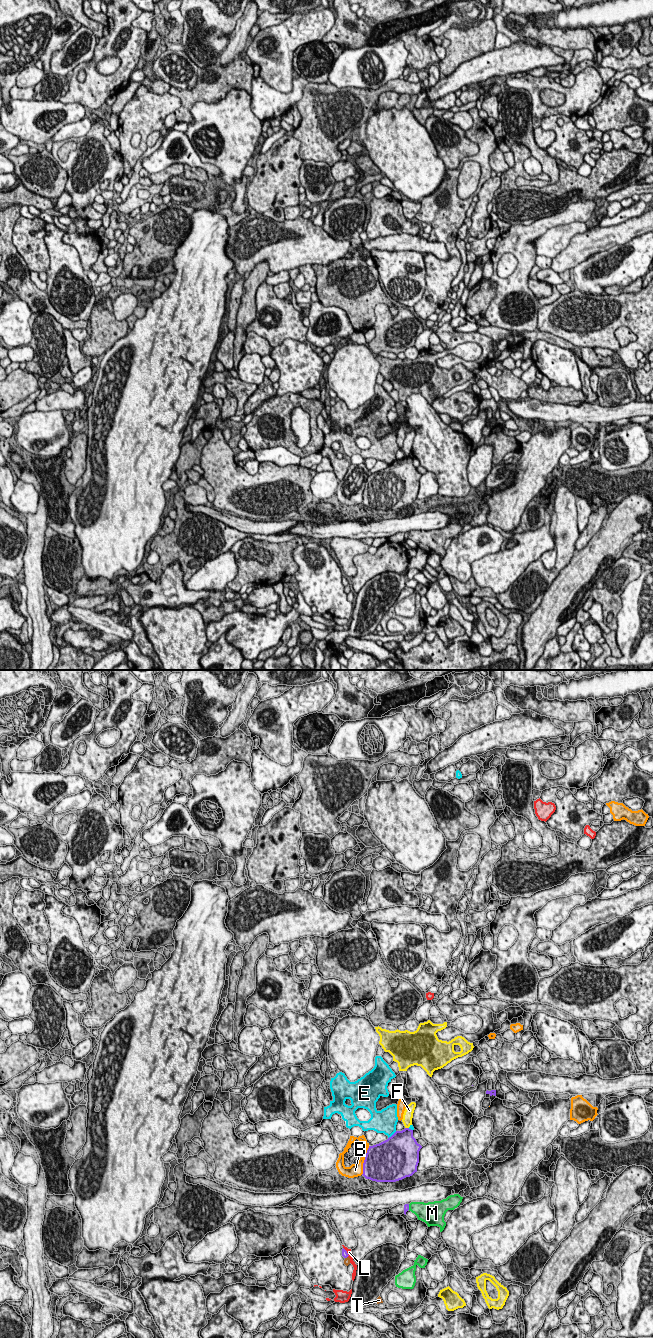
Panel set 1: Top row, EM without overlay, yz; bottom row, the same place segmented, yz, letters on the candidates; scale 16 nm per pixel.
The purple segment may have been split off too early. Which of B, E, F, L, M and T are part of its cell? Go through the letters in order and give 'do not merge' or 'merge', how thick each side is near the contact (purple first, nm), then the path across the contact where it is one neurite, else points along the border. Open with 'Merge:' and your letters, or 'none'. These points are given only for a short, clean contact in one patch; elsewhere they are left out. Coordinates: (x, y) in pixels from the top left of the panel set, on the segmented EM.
Merge: none
B: do not merge | 500/220 nm
E: do not merge | 500/380 nm
F: do not merge | 400/160 nm
L: do not merge | 100/70 nm
M: do not merge | 100/280 nm
T: do not merge | 100/100 nm

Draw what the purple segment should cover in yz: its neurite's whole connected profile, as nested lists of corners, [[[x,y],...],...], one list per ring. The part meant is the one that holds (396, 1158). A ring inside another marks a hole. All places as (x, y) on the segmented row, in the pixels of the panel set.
[[[413,1130],[396,1131],[387,1140],[369,1146],[363,1163],[363,1176],[376,1182],[396,1182],[417,1172],[419,1151],[422,1148],[413,1137]]]

